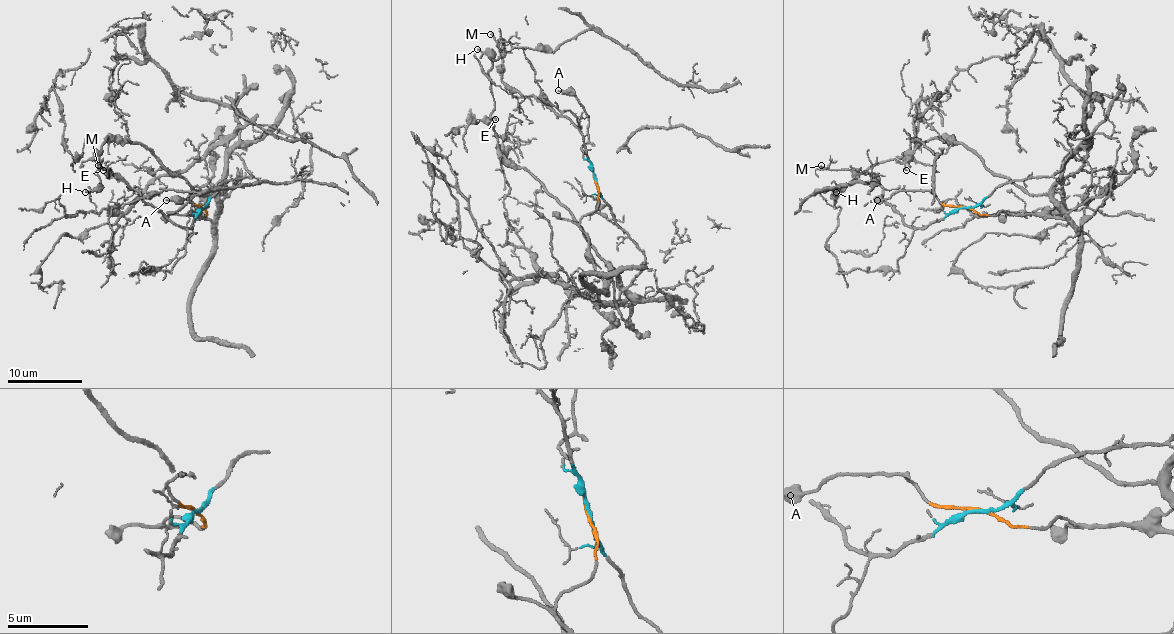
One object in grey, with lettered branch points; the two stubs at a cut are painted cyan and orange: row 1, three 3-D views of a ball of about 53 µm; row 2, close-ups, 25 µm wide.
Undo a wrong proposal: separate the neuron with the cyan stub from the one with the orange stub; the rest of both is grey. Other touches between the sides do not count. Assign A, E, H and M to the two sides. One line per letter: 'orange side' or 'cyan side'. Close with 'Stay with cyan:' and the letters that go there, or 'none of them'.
A: orange side
E: orange side
H: orange side
M: cyan side
Stay with cyan: M

